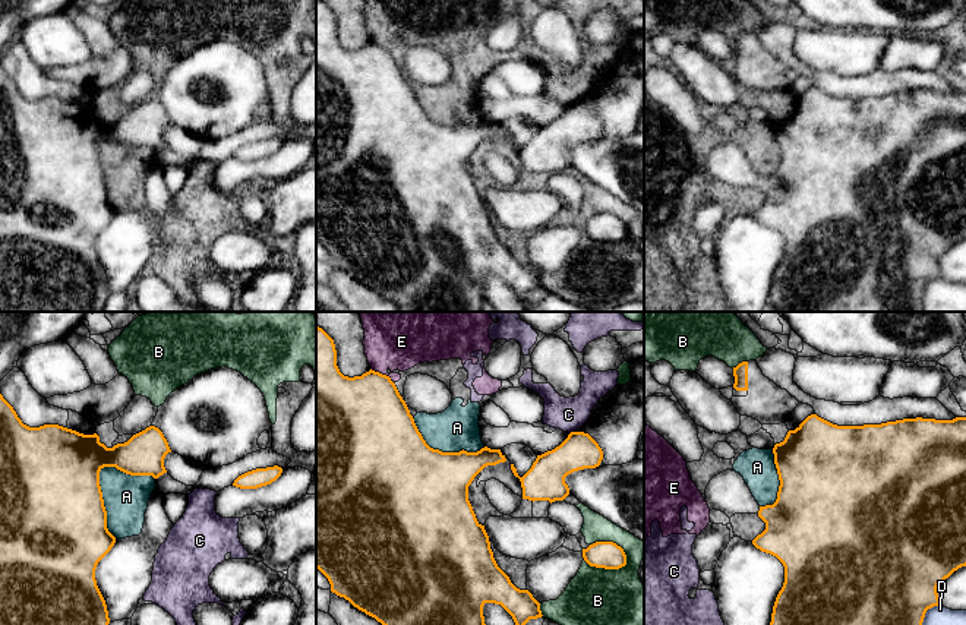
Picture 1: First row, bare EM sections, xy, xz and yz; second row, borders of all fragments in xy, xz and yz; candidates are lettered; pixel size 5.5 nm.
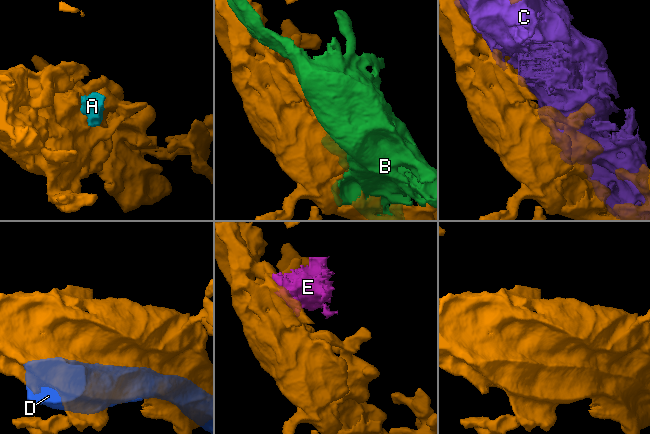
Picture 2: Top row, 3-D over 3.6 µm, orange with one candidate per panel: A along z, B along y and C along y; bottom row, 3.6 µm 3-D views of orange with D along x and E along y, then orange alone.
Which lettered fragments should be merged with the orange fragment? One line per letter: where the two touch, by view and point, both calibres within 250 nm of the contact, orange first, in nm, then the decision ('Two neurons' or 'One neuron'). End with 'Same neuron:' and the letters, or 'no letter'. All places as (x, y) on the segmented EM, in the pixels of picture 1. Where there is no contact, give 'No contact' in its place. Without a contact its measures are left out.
A: Touches orange at xy (103, 502). Thickness 500 nm (orange) against 240 nm. Two neurons
B: Touches orange at xz (609, 568). Thickness 150 nm (orange) against 320 nm. Two neurons
C: Touches orange at xz (571, 432). Thickness 200 nm (orange) against 190 nm. Two neurons
D: Touches orange at yz (927, 609). Thickness 500 nm (orange) against 110 nm. Two neurons
E: Touches orange at xz (381, 373). Thickness 460 nm (orange) against 400 nm. Two neurons
Same neuron: no letter

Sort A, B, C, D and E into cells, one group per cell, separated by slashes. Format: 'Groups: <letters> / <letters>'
Groups: A C E / B / D

